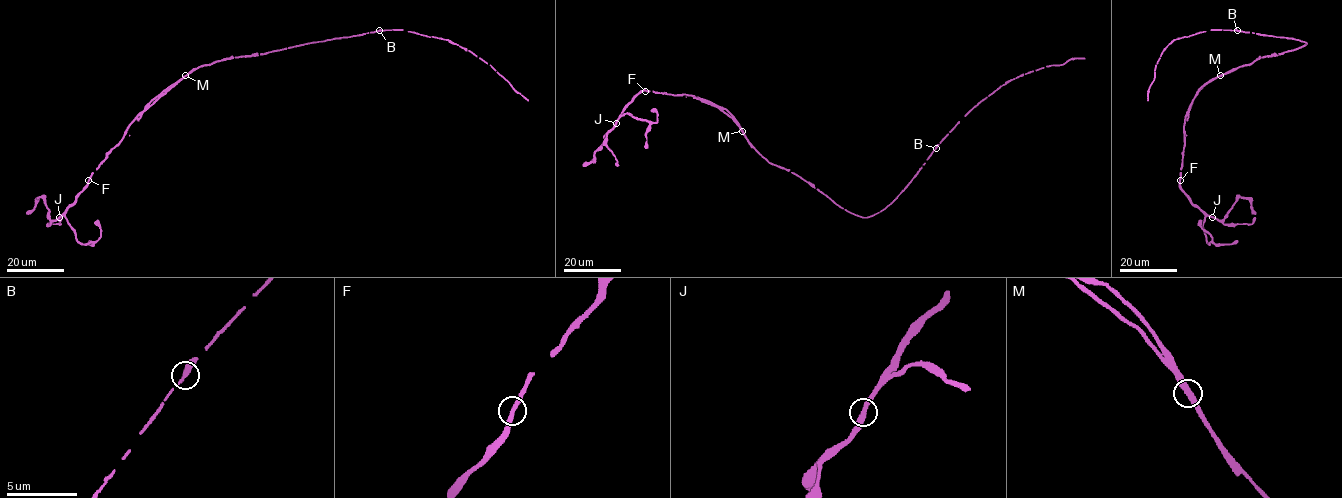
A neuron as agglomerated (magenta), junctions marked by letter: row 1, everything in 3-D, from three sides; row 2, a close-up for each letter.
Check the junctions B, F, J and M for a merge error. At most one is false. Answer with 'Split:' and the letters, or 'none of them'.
Split: M

